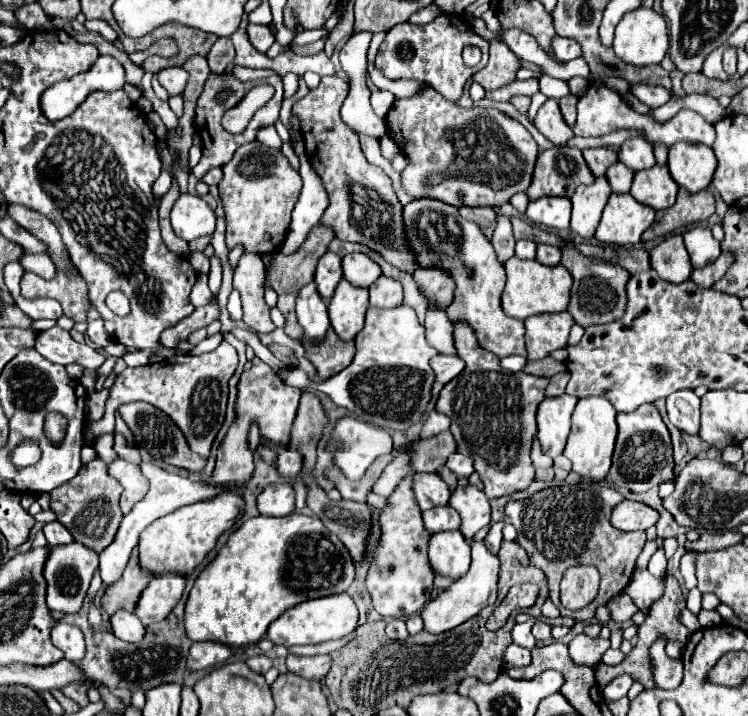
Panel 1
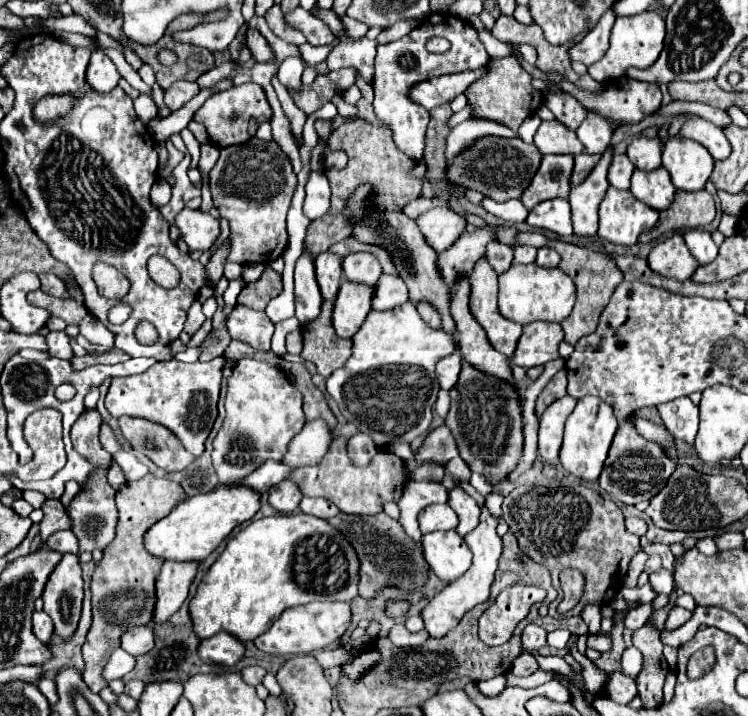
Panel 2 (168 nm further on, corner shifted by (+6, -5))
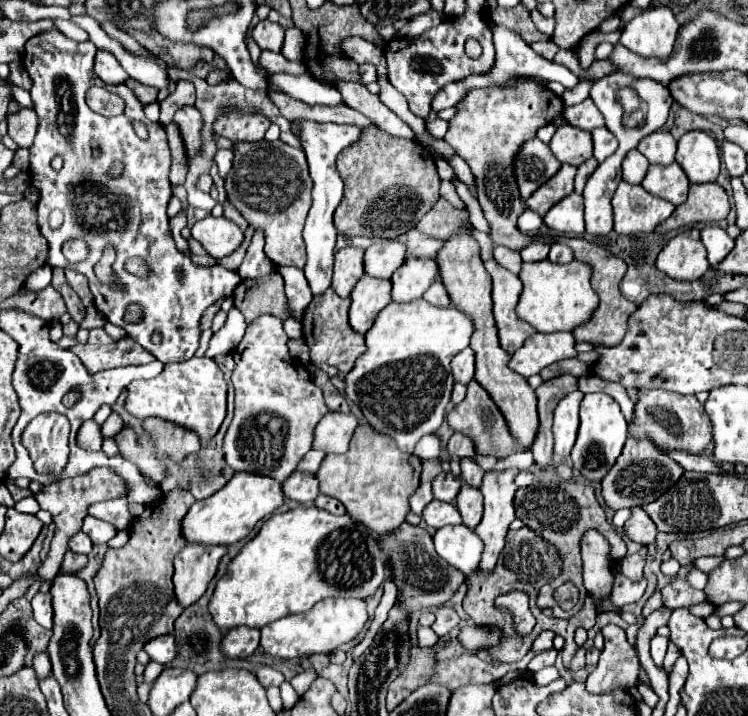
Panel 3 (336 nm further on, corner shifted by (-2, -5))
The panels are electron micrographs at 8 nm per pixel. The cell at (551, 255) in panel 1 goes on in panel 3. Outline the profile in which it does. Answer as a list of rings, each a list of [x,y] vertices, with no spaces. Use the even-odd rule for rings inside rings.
[[[552,245],[548,259],[552,263],[570,263],[574,259],[574,255],[572,255],[572,249],[568,245]]]

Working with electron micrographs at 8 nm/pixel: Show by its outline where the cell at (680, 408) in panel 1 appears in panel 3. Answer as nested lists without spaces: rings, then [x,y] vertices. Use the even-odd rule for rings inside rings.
[[[640,389],[636,419],[630,425],[630,435],[636,439],[650,439],[654,445],[664,449],[682,449],[698,455],[712,441],[712,423],[704,411],[704,405],[694,395],[678,395],[662,389]],[[670,419],[678,421],[680,429],[670,429]]]

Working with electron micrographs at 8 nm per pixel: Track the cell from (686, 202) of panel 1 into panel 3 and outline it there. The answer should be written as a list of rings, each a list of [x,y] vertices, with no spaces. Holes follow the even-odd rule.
[[[716,183],[690,185],[690,193],[686,203],[678,205],[674,213],[658,225],[658,233],[668,233],[680,227],[696,225],[696,223],[714,223],[726,219],[730,213],[730,203],[726,191]]]

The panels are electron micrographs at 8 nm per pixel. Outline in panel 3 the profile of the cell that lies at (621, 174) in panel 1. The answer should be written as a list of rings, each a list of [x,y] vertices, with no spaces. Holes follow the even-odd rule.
[[[632,149],[624,161],[622,161],[622,179],[630,185],[638,185],[642,183],[646,171],[648,171],[648,159],[644,155],[640,155],[636,149]]]

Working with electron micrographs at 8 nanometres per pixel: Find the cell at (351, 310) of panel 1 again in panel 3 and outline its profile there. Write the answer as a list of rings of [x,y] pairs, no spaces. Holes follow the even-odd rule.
[[[362,275],[362,279],[352,289],[352,305],[350,305],[350,327],[356,333],[366,333],[376,315],[392,301],[390,299],[390,281],[388,279],[372,279]]]

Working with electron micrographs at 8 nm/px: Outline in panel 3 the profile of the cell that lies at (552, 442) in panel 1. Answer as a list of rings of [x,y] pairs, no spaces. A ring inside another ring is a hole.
[[[572,391],[568,393],[558,407],[554,409],[554,461],[564,461],[570,457],[570,449],[576,441],[576,431],[578,431],[578,407],[582,401],[584,393]]]

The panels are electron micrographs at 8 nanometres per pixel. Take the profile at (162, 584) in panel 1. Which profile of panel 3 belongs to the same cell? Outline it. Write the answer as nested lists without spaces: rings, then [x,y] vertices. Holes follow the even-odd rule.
[[[186,545],[174,557],[174,593],[182,607],[192,605],[208,589],[226,547]]]

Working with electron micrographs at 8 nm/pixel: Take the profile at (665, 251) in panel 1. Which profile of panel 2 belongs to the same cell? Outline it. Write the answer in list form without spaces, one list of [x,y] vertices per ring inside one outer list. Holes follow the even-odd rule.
[[[676,233],[676,235],[668,237],[666,241],[658,243],[650,251],[648,265],[650,265],[652,271],[656,271],[662,277],[686,281],[696,271],[698,261],[692,257],[690,249],[686,247],[684,237],[680,233]]]

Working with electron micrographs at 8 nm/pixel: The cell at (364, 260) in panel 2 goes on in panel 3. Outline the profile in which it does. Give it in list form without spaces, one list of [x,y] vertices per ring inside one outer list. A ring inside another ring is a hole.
[[[378,243],[364,253],[364,273],[378,279],[390,279],[392,273],[404,263],[404,245],[400,243]]]

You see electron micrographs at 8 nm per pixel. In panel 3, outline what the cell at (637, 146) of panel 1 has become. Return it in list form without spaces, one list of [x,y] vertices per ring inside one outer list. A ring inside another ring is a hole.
[[[656,131],[638,143],[638,151],[652,165],[670,165],[674,163],[676,139],[668,131]]]

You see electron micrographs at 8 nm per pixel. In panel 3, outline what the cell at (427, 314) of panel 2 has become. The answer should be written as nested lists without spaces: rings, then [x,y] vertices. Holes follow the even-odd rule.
[[[434,281],[428,289],[426,289],[426,293],[422,295],[430,305],[436,305],[436,307],[450,307],[452,303],[450,303],[450,297],[448,297],[448,293],[446,293],[446,289],[444,289],[444,285],[440,283],[440,281]]]

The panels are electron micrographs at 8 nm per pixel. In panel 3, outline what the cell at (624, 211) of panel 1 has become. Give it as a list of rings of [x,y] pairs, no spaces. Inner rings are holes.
[[[620,181],[614,197],[614,231],[618,235],[636,235],[636,233],[652,233],[654,227],[666,221],[674,205],[650,195],[642,189],[642,185],[628,185]]]

